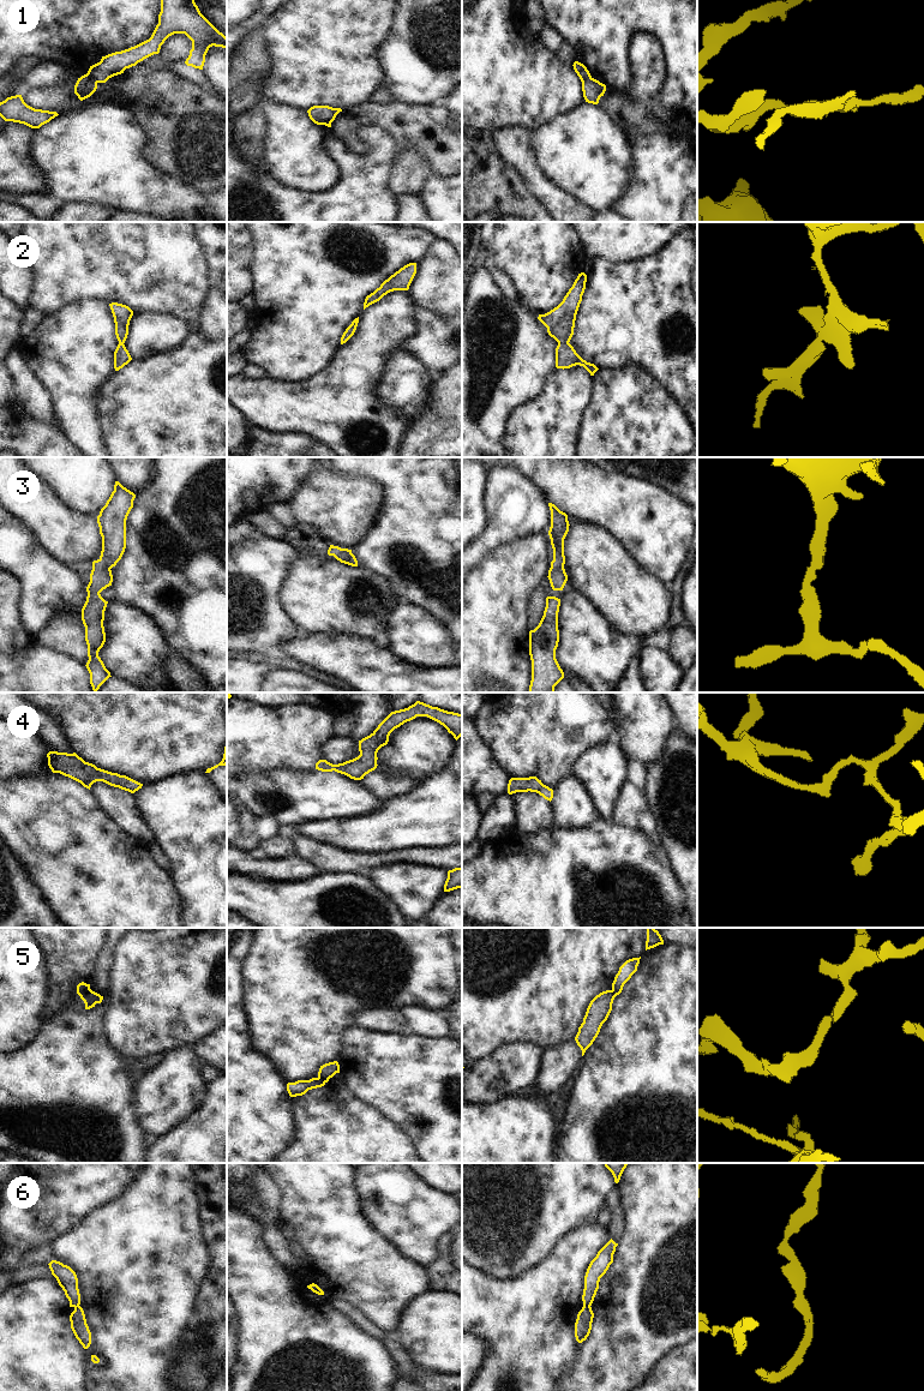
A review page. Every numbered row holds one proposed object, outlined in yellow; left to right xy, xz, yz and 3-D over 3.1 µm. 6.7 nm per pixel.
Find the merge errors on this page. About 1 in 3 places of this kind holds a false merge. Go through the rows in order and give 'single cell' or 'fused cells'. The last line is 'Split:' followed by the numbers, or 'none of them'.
1: fused cells
2: single cell
3: single cell
4: single cell
5: fused cells
6: fused cells
Split: 1, 5, 6

